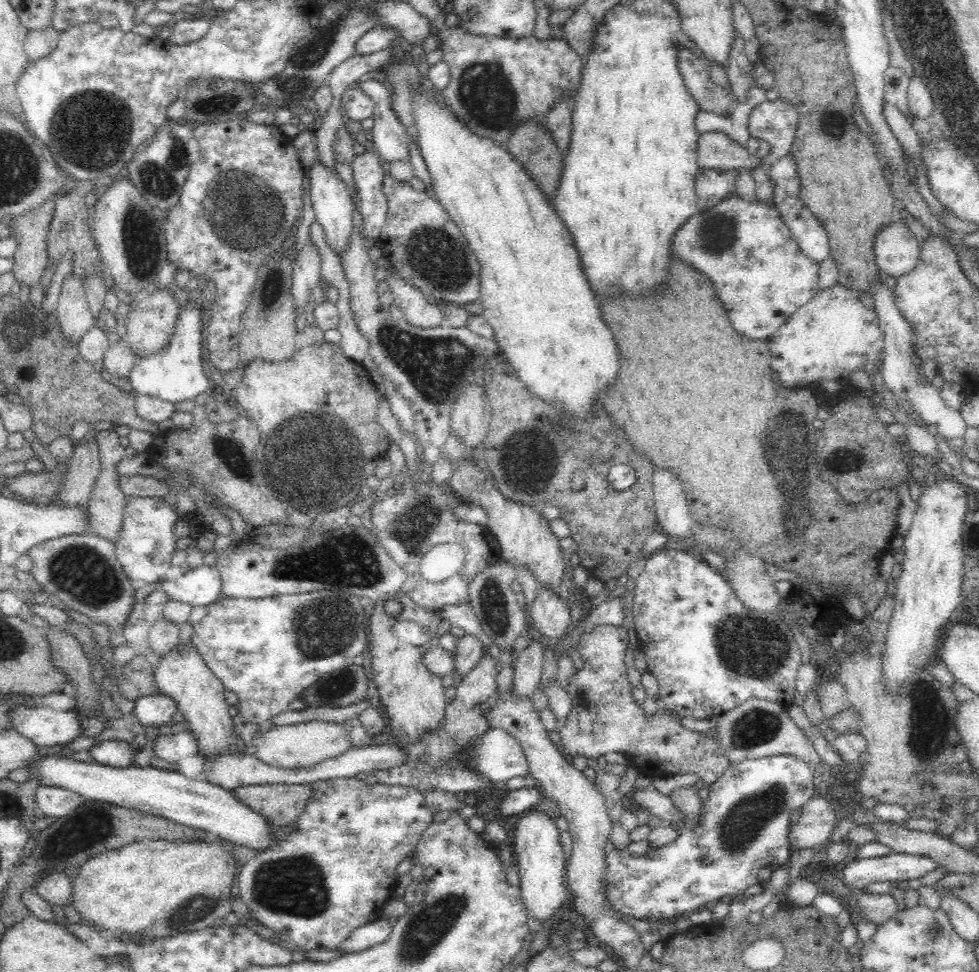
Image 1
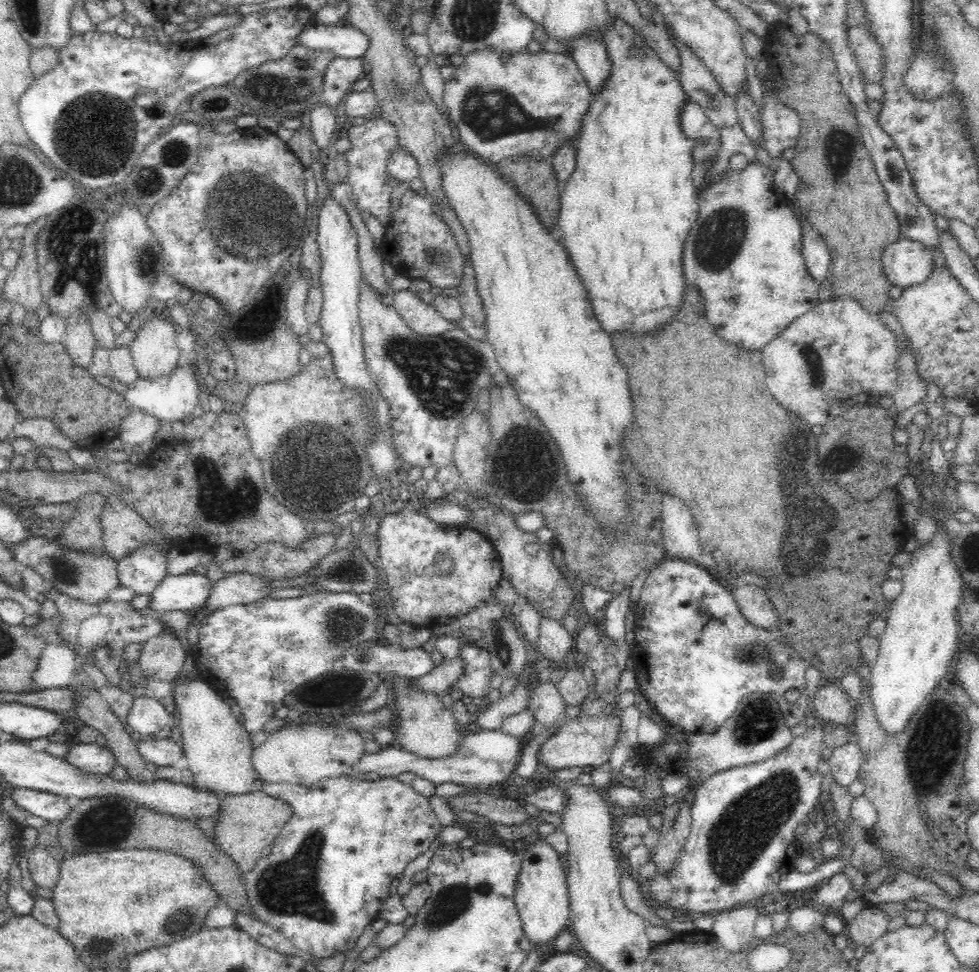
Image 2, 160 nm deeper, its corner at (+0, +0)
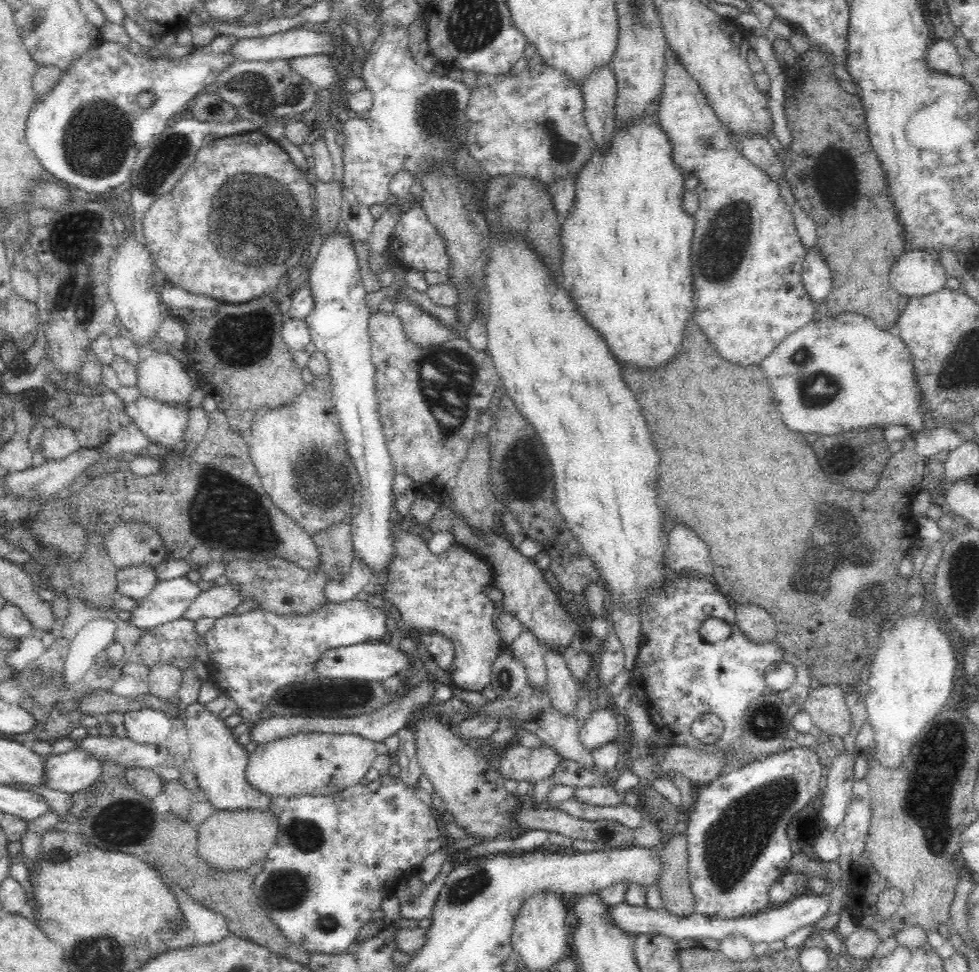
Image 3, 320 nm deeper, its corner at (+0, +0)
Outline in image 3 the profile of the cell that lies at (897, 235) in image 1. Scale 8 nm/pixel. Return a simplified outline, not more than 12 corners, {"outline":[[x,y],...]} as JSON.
{"outline":[[907,249],[891,266],[890,286],[908,298],[946,288],[939,257]]}

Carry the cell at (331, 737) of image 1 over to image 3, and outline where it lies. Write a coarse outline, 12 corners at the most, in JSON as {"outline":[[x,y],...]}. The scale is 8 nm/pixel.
{"outline":[[356,733],[258,743],[245,777],[270,798],[333,795],[376,756]]}

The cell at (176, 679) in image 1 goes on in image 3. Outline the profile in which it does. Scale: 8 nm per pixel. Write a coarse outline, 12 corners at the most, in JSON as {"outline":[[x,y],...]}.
{"outline":[[191,703],[184,726],[214,810],[265,811],[249,755],[218,715]]}

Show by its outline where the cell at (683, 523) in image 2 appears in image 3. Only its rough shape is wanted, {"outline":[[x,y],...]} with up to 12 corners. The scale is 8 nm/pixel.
{"outline":[[690,527],[668,531],[670,573],[712,579],[708,547]]}

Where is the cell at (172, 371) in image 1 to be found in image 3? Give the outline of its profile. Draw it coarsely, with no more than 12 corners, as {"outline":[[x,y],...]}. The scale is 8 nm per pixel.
{"outline":[[141,396],[128,419],[169,452],[184,438],[189,412]]}

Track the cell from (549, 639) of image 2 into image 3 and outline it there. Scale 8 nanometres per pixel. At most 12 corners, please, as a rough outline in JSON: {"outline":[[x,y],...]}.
{"outline":[[556,649],[544,653],[550,704],[574,717],[578,685],[564,655]]}

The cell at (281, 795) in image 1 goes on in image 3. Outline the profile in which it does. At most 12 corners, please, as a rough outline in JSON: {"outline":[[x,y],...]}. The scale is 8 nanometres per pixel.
{"outline":[[214,811],[196,849],[231,873],[263,861],[278,821],[265,811]]}

